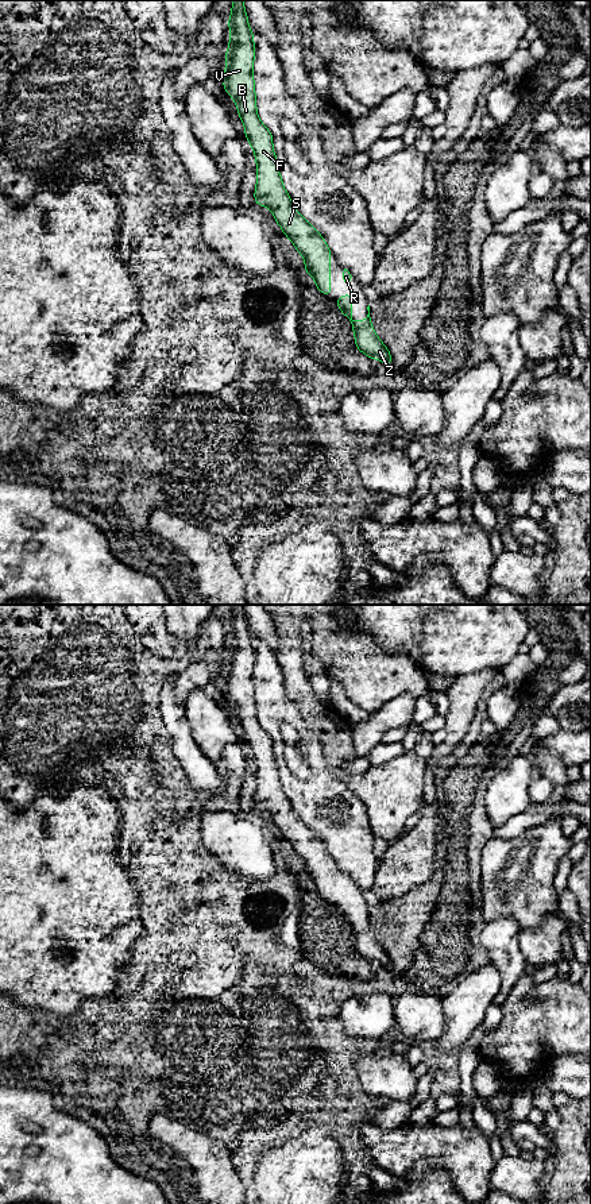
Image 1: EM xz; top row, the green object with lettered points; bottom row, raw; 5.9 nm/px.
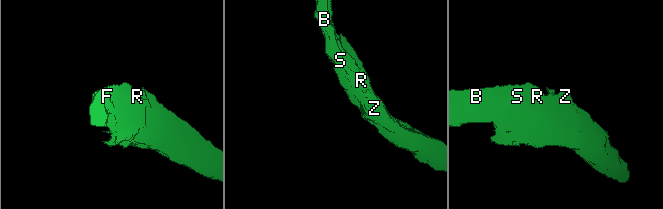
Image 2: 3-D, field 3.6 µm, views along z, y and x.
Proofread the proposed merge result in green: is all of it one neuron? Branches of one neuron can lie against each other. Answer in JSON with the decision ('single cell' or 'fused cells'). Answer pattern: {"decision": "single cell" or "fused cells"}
{"decision": "single cell"}

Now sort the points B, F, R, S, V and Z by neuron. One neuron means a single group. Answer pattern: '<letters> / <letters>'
B F R S V Z

